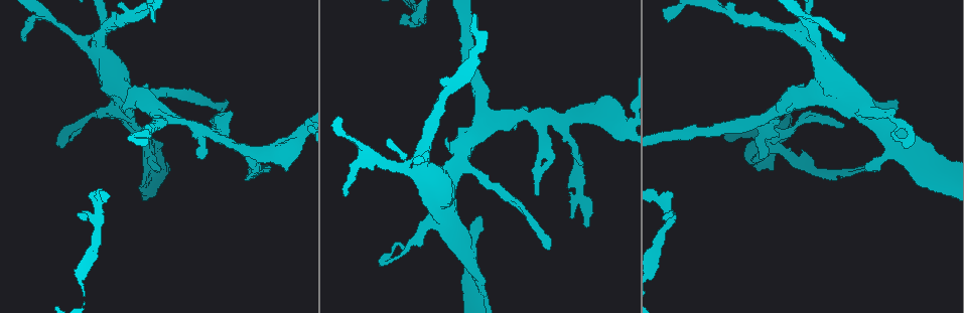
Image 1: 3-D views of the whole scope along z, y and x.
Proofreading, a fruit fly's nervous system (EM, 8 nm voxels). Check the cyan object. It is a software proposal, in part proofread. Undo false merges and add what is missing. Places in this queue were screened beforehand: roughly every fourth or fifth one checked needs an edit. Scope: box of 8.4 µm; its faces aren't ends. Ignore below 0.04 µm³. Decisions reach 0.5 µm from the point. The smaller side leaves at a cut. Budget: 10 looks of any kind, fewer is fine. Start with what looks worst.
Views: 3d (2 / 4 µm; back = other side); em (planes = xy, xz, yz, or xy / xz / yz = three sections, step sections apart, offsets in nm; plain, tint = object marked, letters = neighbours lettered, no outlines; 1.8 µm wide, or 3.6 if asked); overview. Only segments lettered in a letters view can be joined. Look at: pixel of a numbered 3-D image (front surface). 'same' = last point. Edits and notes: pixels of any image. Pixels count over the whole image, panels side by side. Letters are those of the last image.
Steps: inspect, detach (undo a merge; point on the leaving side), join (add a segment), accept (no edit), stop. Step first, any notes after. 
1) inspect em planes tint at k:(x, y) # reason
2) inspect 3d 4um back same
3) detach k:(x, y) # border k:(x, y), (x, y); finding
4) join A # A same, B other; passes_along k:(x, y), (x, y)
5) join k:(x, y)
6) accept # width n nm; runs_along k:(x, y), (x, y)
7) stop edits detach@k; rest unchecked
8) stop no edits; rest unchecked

inspect em planes letters at 1:(823, 90) # thick turns thin

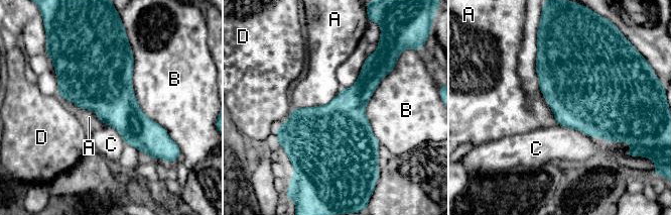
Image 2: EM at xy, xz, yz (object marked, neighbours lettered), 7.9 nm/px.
accept # longest_contact B 900 nm; A other, B other, C other, D other; border 2:(341, 89), (325, 104), (294, 109); continuous, no second neuron

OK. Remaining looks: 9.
inspect em planes tint at 1:(898, 104) # long arm stops here

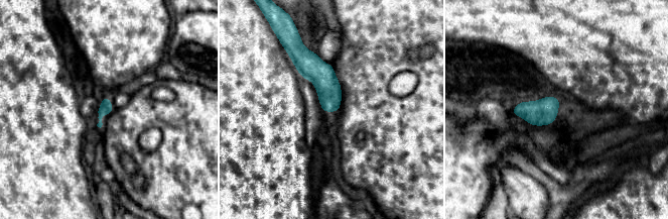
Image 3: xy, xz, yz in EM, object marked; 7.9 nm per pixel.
inspect em planes letters same # see the neighbours

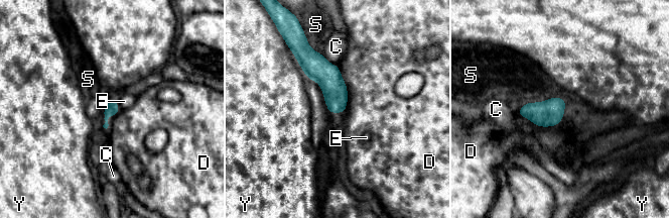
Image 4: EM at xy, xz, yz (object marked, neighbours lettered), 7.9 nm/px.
accept # width 100 nm; C other, D other, E other, S other, Y other; border 4:(339, 68), (347, 89), (343, 113); no lettered segment goes on from it

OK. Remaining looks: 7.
inspect em planes letters at 1:(769, 147) # three-way junction

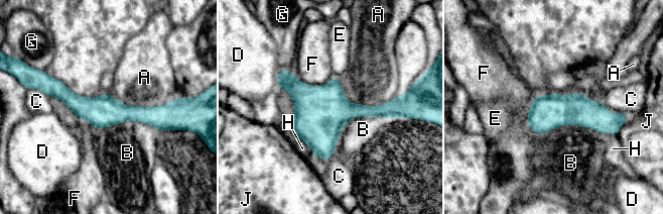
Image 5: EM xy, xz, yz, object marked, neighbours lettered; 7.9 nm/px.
accept # width 260 nm; A other, B other, C other, D other, E other, F other, G other, H other, J other; one neuron here

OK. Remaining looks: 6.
inspect em xz step 16 letters at 1:(900, 141) # thin end

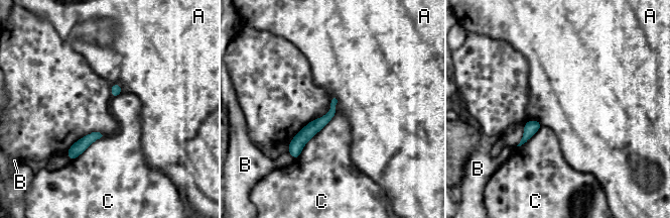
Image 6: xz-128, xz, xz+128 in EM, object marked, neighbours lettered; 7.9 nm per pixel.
inspect em planes letters same # another direction

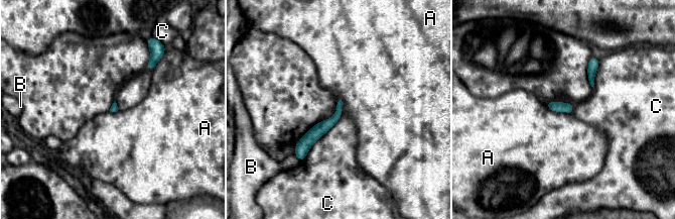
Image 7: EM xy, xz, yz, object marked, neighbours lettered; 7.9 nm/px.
accept # A other, B other, C other; no lettered segment goes on from it

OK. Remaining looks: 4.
stop no edits; rest unchecked

